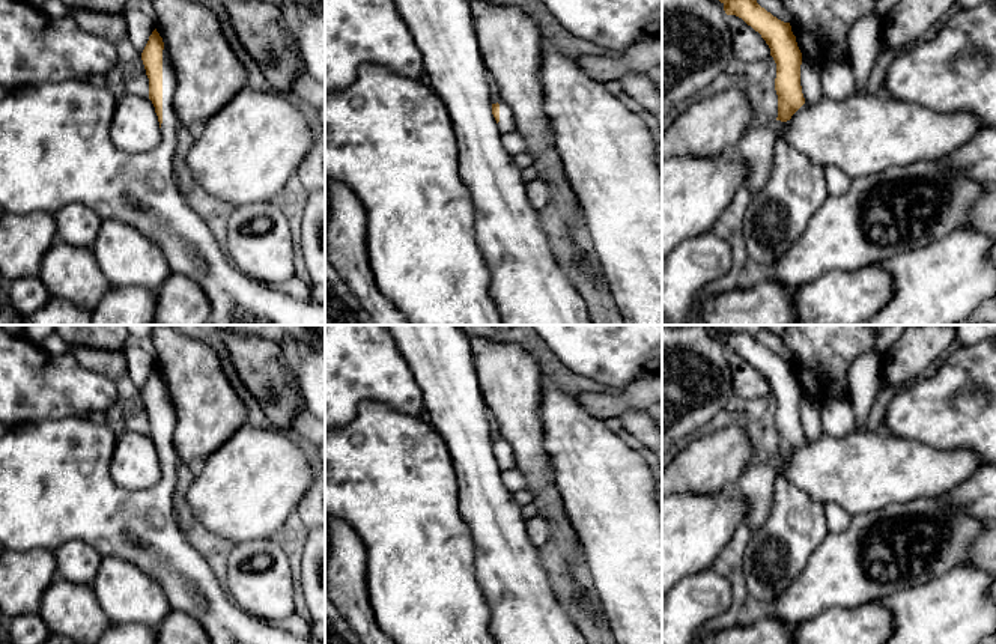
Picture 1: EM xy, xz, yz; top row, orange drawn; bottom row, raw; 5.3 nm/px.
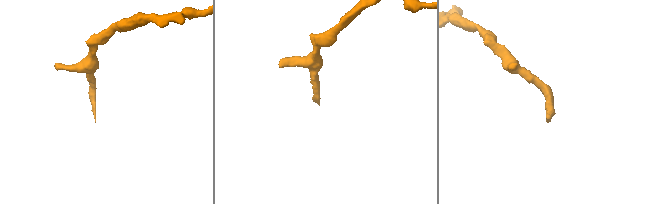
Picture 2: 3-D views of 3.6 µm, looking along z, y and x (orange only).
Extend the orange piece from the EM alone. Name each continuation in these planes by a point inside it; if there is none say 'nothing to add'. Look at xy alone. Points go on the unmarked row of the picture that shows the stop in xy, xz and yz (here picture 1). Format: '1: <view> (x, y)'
1: xy (56, 486)

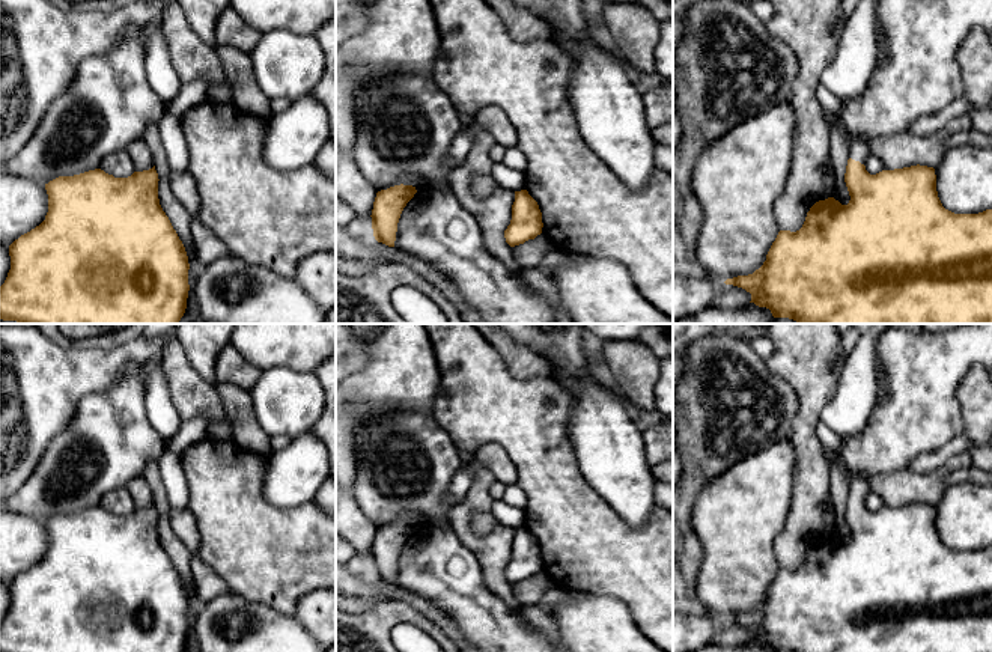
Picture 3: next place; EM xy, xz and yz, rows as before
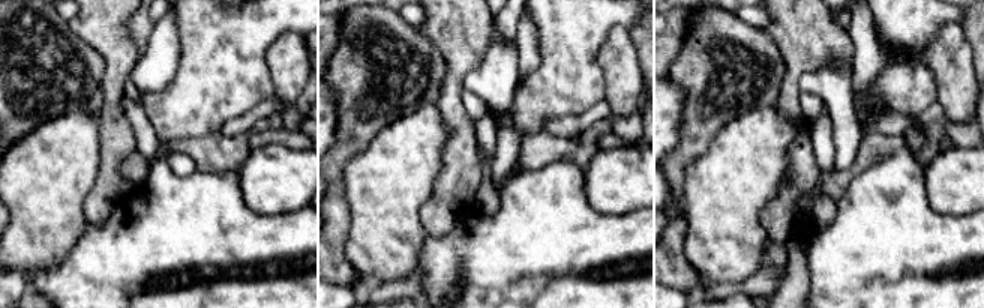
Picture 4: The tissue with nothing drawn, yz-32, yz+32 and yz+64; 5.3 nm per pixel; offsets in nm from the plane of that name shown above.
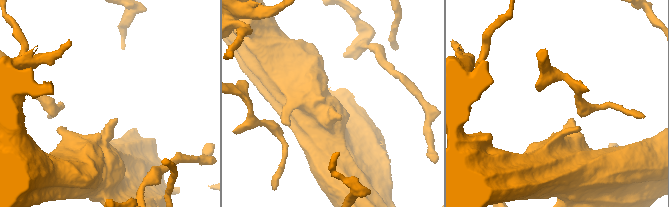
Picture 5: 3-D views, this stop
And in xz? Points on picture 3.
1: xz (505, 514)

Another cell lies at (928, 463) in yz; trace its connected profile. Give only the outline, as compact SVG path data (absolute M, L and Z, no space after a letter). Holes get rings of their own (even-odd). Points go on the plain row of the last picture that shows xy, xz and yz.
M959 435L935 452L918 455L909 462L908 468L918 474L930 474L966 450L969 450L968 438Z

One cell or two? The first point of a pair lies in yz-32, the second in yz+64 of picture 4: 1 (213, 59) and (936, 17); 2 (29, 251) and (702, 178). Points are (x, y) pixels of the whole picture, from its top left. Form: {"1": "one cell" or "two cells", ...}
{"1": "one cell", "2": "one cell"}

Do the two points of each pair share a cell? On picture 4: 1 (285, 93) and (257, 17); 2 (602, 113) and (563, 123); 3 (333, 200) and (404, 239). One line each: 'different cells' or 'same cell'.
1: different cells
2: same cell
3: different cells

